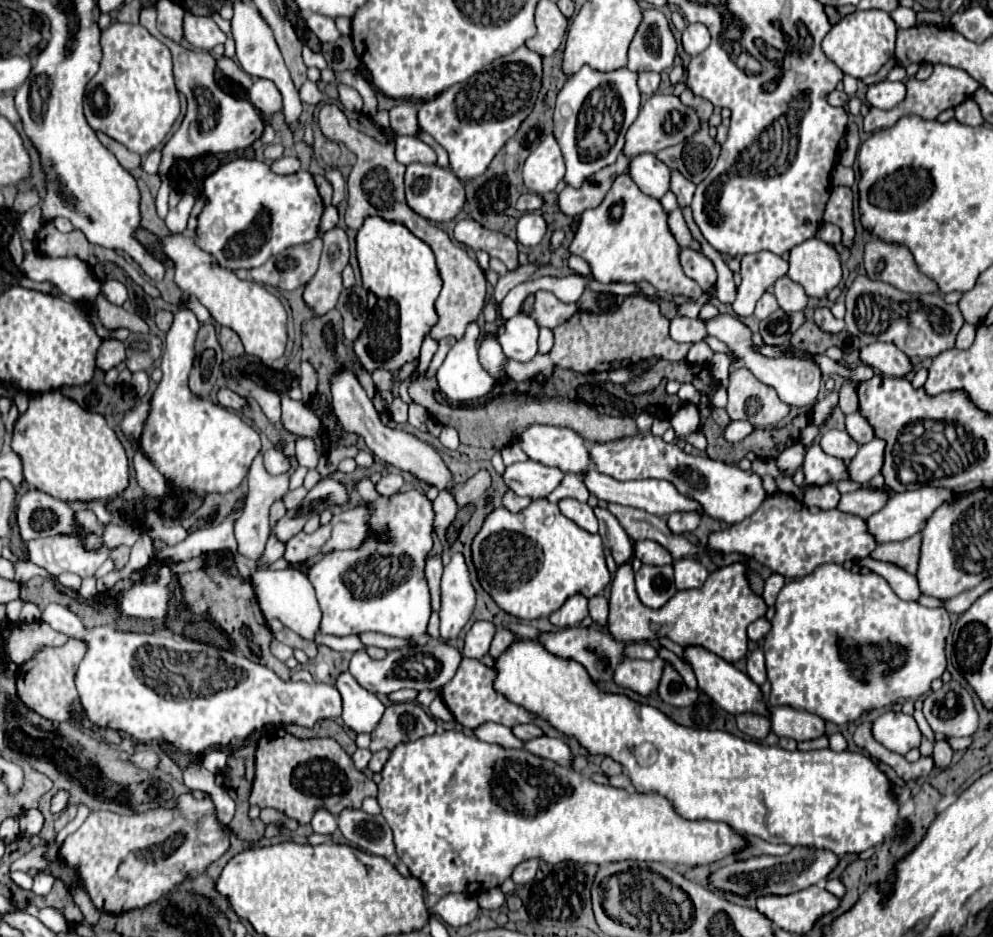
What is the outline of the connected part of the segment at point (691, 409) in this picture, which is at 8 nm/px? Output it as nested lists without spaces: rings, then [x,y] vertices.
[[[683,405],[671,419],[671,427],[679,441],[699,429],[699,409],[695,405]]]

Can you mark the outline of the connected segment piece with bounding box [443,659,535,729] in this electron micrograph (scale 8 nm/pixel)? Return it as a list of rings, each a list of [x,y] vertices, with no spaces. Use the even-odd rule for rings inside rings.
[[[463,659],[461,661],[455,677],[443,689],[443,701],[451,709],[455,721],[461,727],[477,729],[485,723],[499,723],[505,727],[515,727],[515,725],[533,721],[535,715],[531,711],[523,709],[521,705],[515,705],[513,701],[509,701],[507,697],[503,697],[501,693],[495,691],[495,687],[493,687],[495,677],[497,677],[497,671],[489,665],[483,665],[477,659]]]

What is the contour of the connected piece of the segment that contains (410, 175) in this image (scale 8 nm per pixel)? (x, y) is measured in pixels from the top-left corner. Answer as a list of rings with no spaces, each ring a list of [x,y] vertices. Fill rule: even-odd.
[[[427,163],[407,165],[405,195],[407,195],[407,205],[415,213],[419,213],[429,221],[439,221],[439,223],[451,221],[463,209],[463,203],[465,203],[465,189],[463,189],[463,183],[455,177],[455,173],[445,167],[427,165]]]

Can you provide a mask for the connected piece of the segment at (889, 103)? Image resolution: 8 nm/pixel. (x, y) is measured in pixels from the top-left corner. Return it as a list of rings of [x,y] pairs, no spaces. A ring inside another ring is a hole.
[[[881,81],[877,85],[871,85],[867,91],[867,101],[877,109],[891,109],[897,103],[901,103],[903,97],[905,97],[905,85],[903,83]]]

